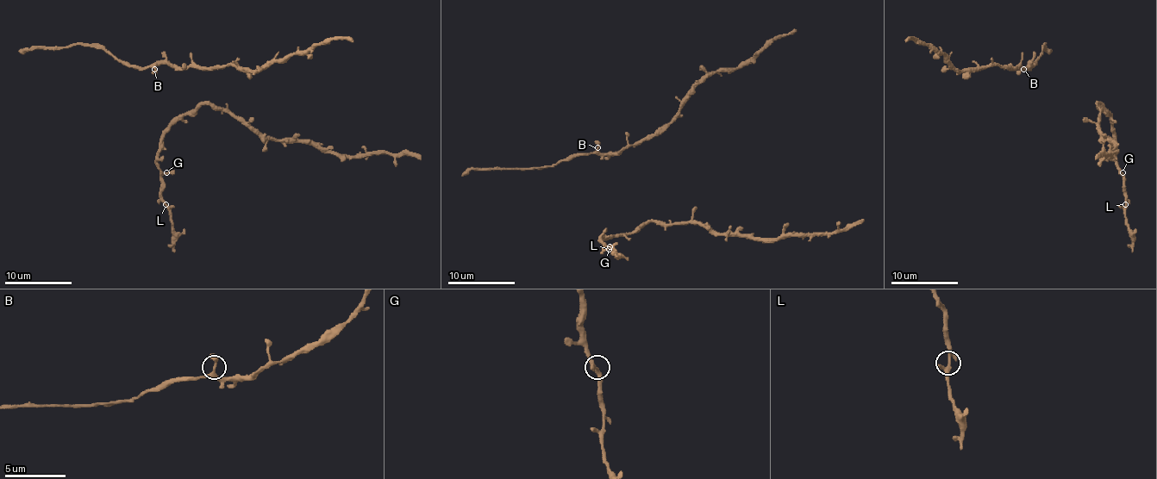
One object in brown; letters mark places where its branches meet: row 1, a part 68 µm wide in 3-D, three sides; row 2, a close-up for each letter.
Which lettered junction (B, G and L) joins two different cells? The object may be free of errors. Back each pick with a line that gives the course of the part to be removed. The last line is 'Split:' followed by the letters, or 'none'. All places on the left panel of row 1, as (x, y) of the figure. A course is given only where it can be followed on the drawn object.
Split: none

